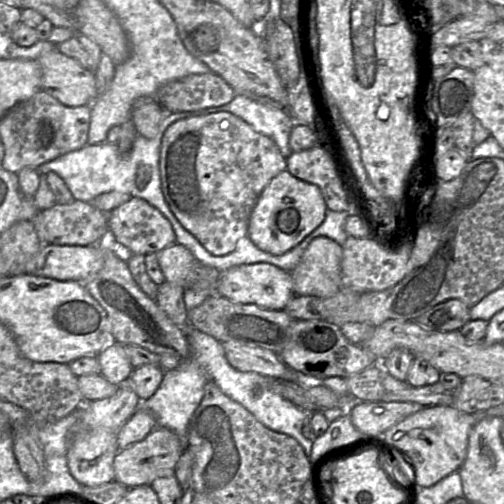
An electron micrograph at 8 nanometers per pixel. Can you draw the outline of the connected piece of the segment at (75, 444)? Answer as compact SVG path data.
M131 384L117 385L117 391L110 397L84 401L81 405L83 429L76 436L66 454L71 475L82 485L98 486L115 478L113 462L119 451L117 437L126 421L141 407L141 400Z

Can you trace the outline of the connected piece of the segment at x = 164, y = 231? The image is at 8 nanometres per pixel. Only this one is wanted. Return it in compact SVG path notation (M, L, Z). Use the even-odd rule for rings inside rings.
M131 197L108 214L108 228L110 243L125 254L145 256L176 243L169 221L155 207L136 197Z

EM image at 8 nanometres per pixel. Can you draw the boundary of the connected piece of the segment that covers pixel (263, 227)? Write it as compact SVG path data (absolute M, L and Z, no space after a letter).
M282 171L263 189L250 214L247 237L263 252L283 255L302 242L325 219L326 203L320 189Z

